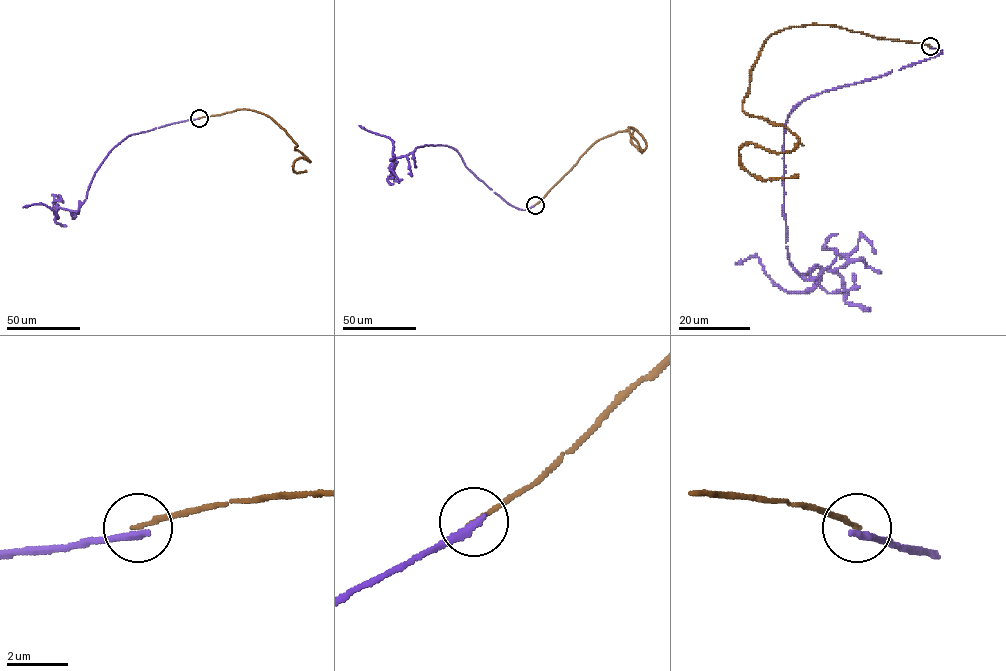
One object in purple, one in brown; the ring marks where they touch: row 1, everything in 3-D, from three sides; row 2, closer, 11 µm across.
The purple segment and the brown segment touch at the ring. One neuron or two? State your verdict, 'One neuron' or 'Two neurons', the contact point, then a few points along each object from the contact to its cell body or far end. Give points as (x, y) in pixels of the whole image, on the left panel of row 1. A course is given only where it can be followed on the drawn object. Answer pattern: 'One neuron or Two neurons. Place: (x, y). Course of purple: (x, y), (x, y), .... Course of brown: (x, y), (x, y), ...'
Two neurons. Place: (199, 118). Course of purple: (198, 118), (123, 139), (95, 172), (77, 211), (58, 208), (57, 218), (44, 205), (22, 207). Course of brown: (198, 118), (242, 109), (269, 116), (309, 161), (298, 158), (293, 169), (306, 171)

